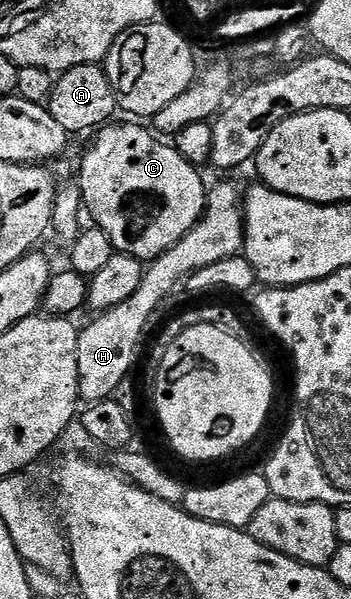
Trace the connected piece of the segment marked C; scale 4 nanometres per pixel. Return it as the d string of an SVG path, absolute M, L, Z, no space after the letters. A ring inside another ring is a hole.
M113 122L95 132L96 140L80 163L78 186L87 214L92 214L91 222L112 238L113 248L138 260L151 261L182 241L182 237L186 237L186 233L200 222L204 206L208 203L209 188L206 183L204 187L201 172L186 161L171 142L162 141L161 136L147 126L139 127L136 124L139 122L128 122L132 123ZM135 195L149 195L160 202L148 219L148 227L141 231L136 231L124 212L128 199Z

